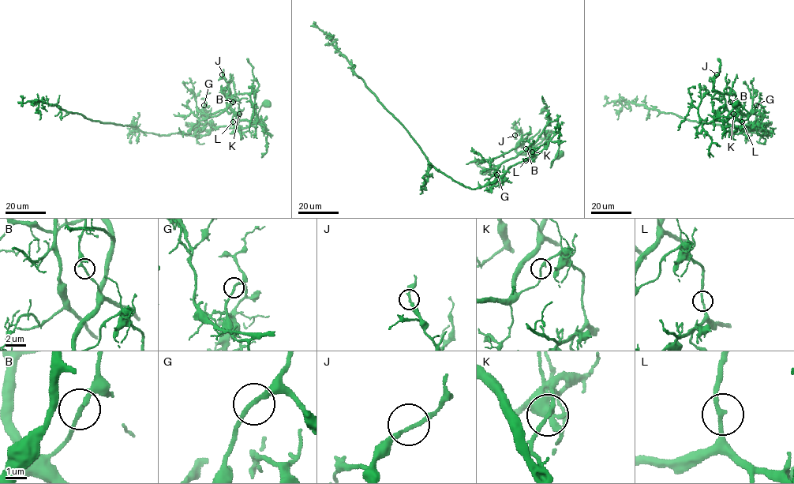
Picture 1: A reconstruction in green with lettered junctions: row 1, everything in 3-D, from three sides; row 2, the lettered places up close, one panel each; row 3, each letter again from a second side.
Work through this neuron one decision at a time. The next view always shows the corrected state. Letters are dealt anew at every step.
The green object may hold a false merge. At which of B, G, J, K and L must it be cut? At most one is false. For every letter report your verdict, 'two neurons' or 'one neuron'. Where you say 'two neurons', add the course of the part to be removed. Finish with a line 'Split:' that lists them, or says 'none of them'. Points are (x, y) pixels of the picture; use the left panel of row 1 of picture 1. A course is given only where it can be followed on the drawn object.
B: one neuron
G: one neuron
J: one neuron
K: two neurons; foreign part runs (238, 114), (237, 118), (226, 103), (225, 88), (230, 103), (223, 111), (199, 120), (188, 134), (179, 127)
L: one neuron
Split: K

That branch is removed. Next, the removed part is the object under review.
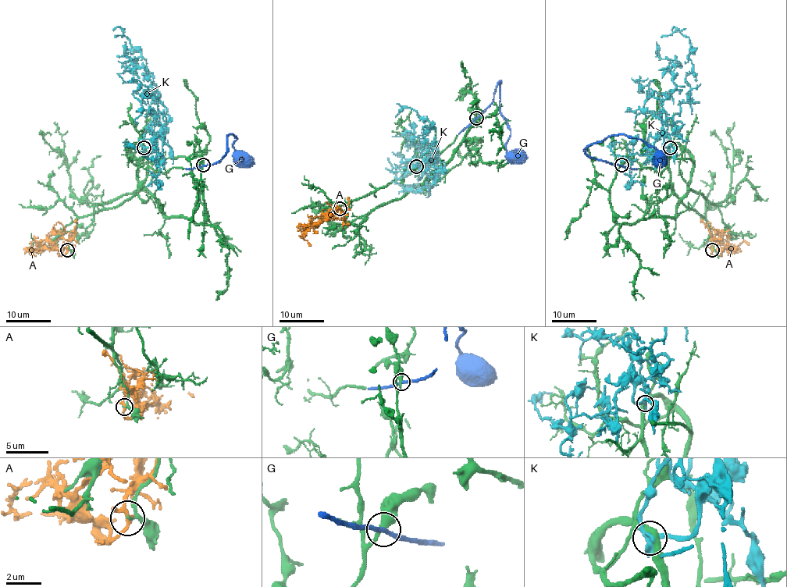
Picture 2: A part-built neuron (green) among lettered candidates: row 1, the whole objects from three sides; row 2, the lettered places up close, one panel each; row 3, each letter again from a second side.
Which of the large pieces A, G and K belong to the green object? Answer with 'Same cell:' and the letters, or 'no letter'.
Same cell: G

